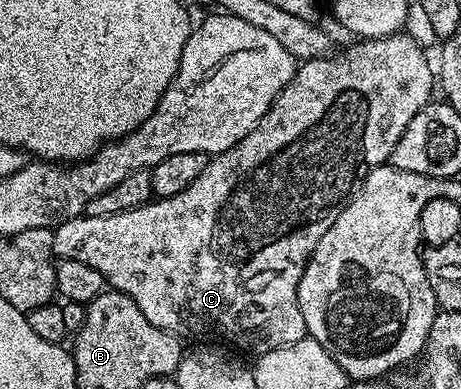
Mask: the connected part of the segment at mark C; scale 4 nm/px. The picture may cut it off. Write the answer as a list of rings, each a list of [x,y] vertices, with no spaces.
[[[406,32],[390,33],[387,37],[374,39],[359,39],[354,43],[356,45],[348,51],[347,57],[328,55],[302,62],[296,68],[293,79],[281,91],[281,95],[277,95],[269,111],[265,111],[261,123],[257,123],[257,127],[253,127],[253,131],[249,131],[249,135],[245,135],[245,139],[241,139],[233,147],[223,153],[214,154],[208,160],[205,171],[201,171],[201,175],[197,175],[197,179],[193,179],[193,183],[189,183],[185,191],[172,197],[152,199],[133,211],[121,211],[117,215],[84,215],[56,225],[53,230],[53,251],[56,258],[68,257],[77,259],[77,263],[89,263],[89,267],[97,267],[104,282],[119,293],[129,295],[129,299],[133,299],[133,303],[141,307],[141,315],[145,315],[145,319],[149,319],[153,327],[161,327],[161,331],[174,333],[180,339],[216,337],[219,341],[228,341],[247,353],[258,355],[273,351],[277,347],[292,345],[306,337],[305,315],[301,315],[297,291],[308,259],[313,255],[317,243],[321,243],[325,231],[333,227],[337,215],[345,211],[347,204],[363,188],[363,180],[378,165],[390,162],[391,152],[397,141],[401,139],[410,120],[432,100],[431,88],[436,88],[437,85],[432,62],[430,65],[423,54],[426,53],[424,46],[417,44]]]

